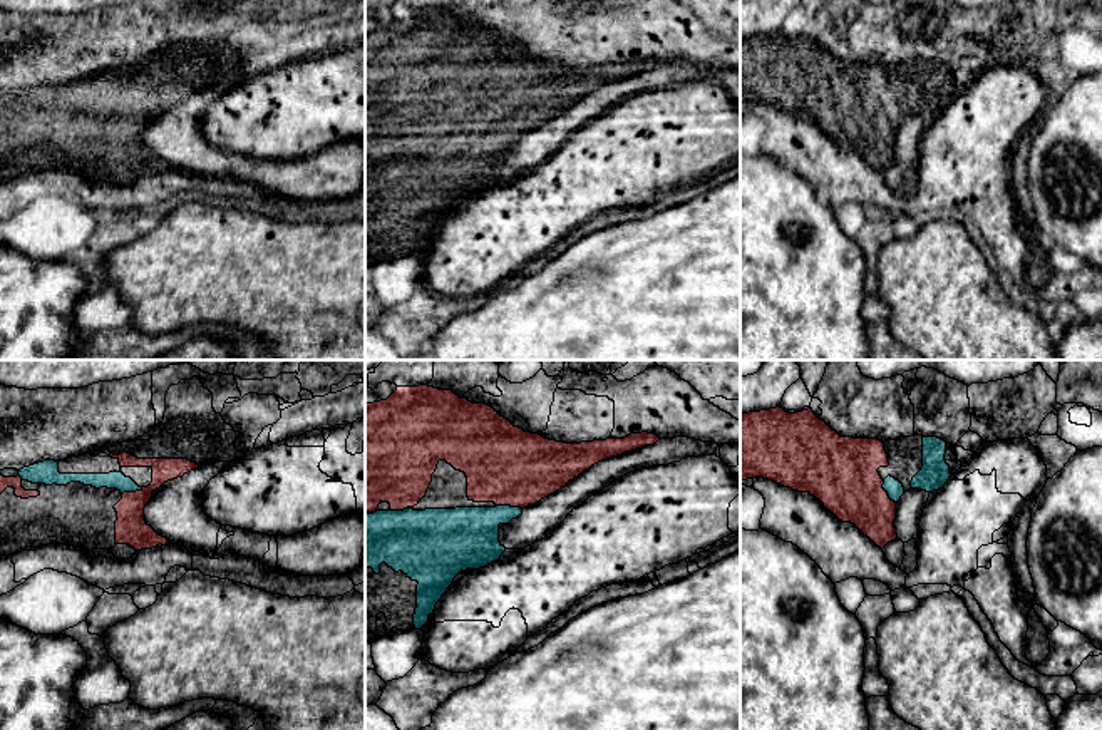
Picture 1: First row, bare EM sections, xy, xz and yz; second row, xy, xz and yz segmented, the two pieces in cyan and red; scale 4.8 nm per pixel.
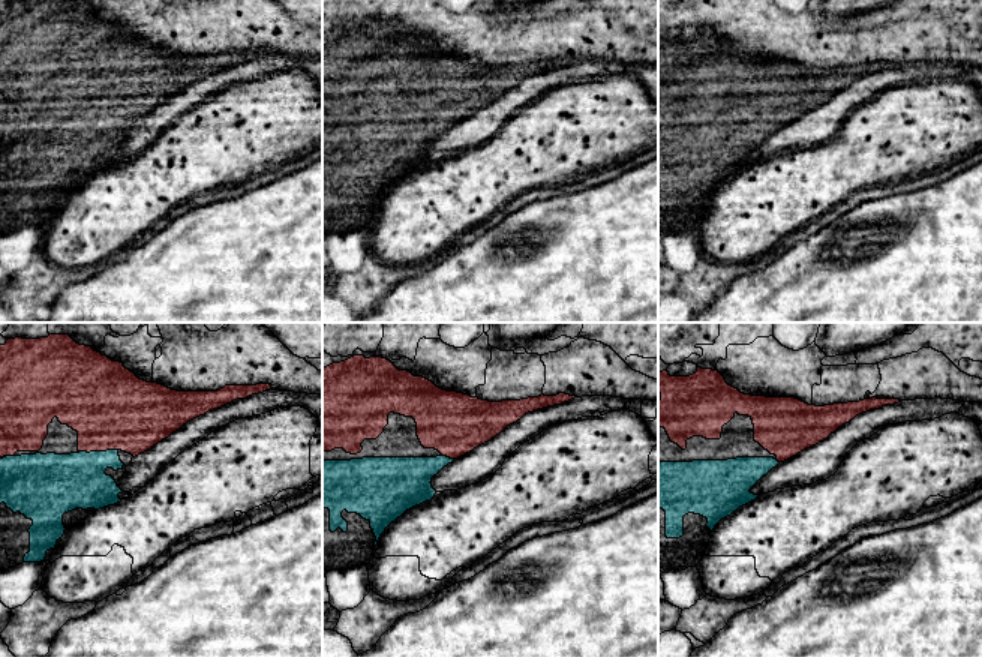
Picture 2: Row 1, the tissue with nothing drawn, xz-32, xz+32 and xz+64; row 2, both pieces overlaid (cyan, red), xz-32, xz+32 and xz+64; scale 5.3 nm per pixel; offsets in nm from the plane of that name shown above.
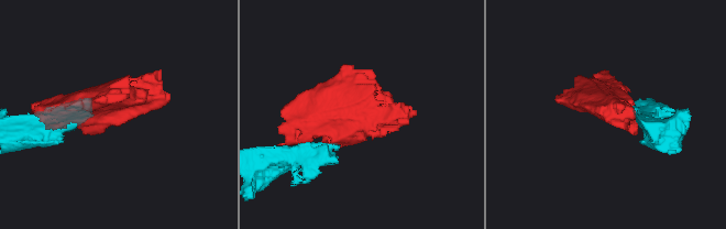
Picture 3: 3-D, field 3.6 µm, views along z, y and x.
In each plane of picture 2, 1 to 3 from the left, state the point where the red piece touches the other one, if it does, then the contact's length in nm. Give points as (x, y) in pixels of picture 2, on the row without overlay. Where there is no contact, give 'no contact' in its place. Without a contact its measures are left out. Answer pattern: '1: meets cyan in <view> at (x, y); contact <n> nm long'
1: meets cyan in xz-32 at (98, 116); contact 200 nm long
2: meets cyan in xz+32 at (449, 122); contact 70 nm long
3: meets cyan in xz+64 at (777, 125); contact 30 nm long

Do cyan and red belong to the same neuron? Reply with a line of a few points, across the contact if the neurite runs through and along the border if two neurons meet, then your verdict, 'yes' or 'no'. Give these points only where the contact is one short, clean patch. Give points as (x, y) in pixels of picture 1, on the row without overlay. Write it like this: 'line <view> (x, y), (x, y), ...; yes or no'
yes

